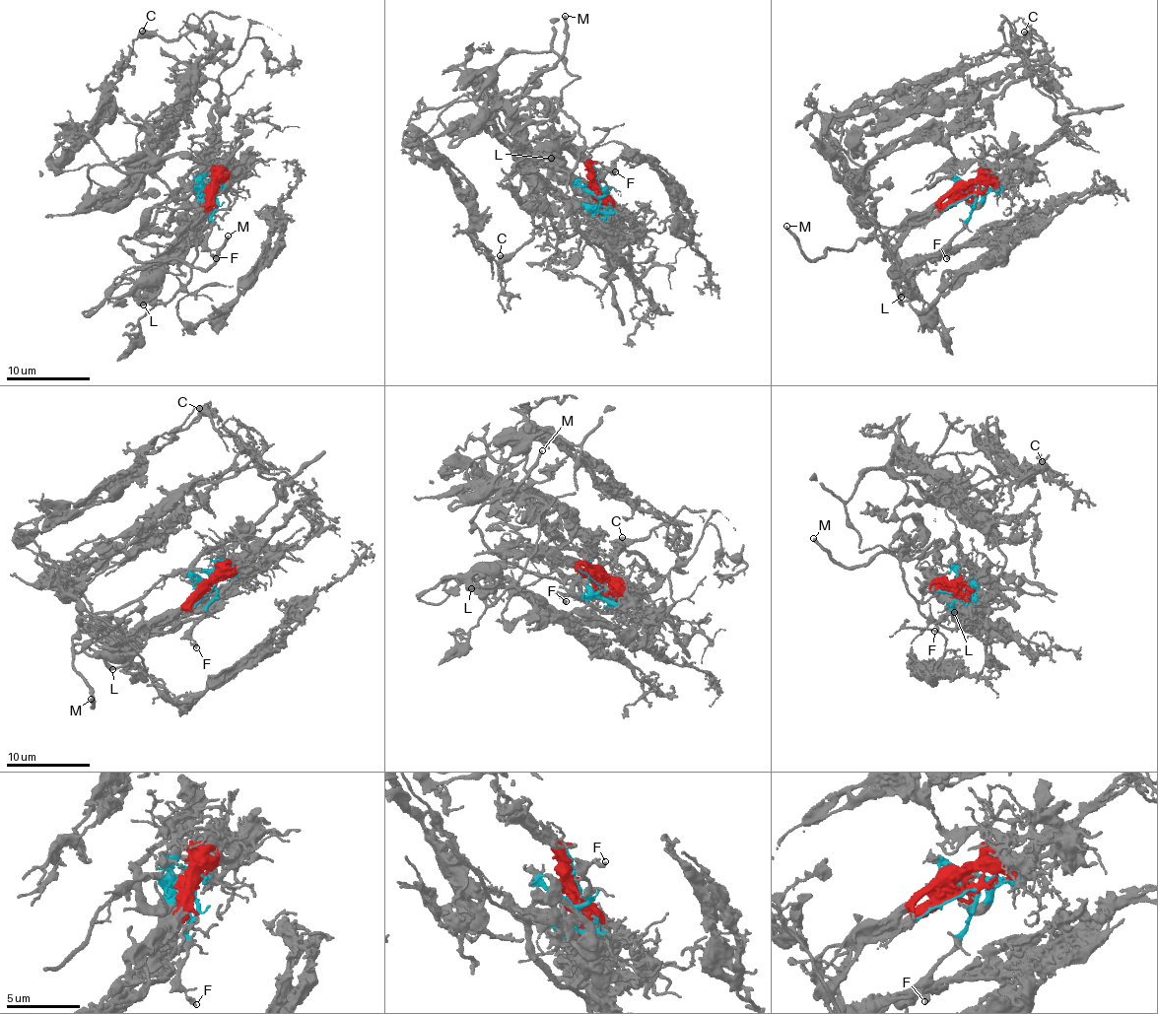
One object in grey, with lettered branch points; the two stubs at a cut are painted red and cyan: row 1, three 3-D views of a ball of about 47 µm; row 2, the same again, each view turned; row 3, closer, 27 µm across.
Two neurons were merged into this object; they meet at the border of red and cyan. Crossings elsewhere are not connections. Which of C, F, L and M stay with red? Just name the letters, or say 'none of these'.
C, L

